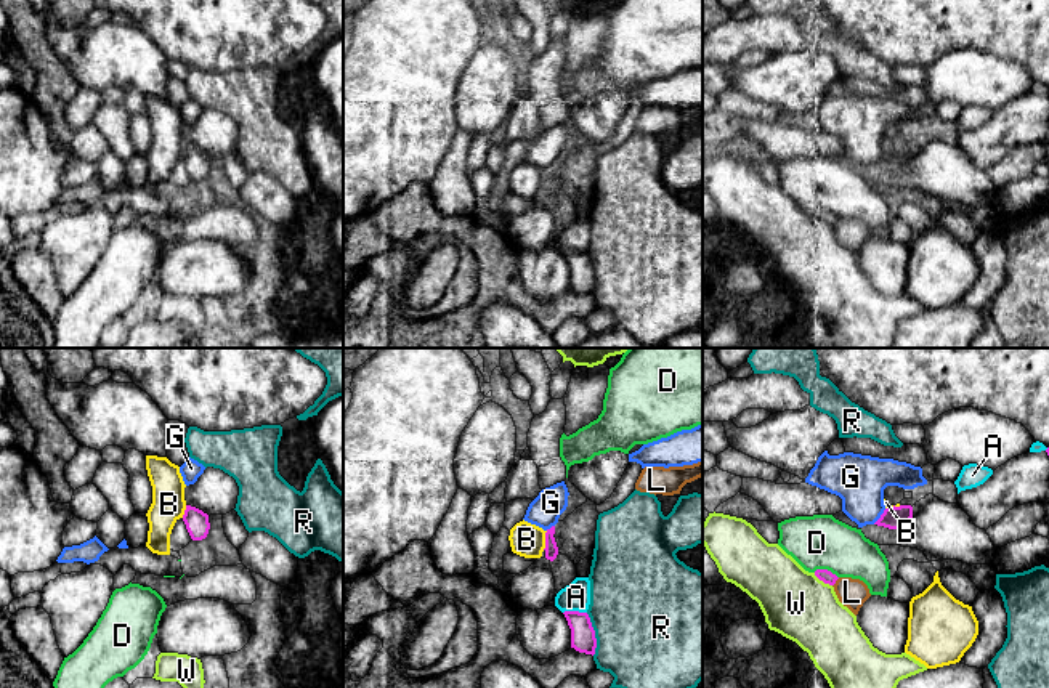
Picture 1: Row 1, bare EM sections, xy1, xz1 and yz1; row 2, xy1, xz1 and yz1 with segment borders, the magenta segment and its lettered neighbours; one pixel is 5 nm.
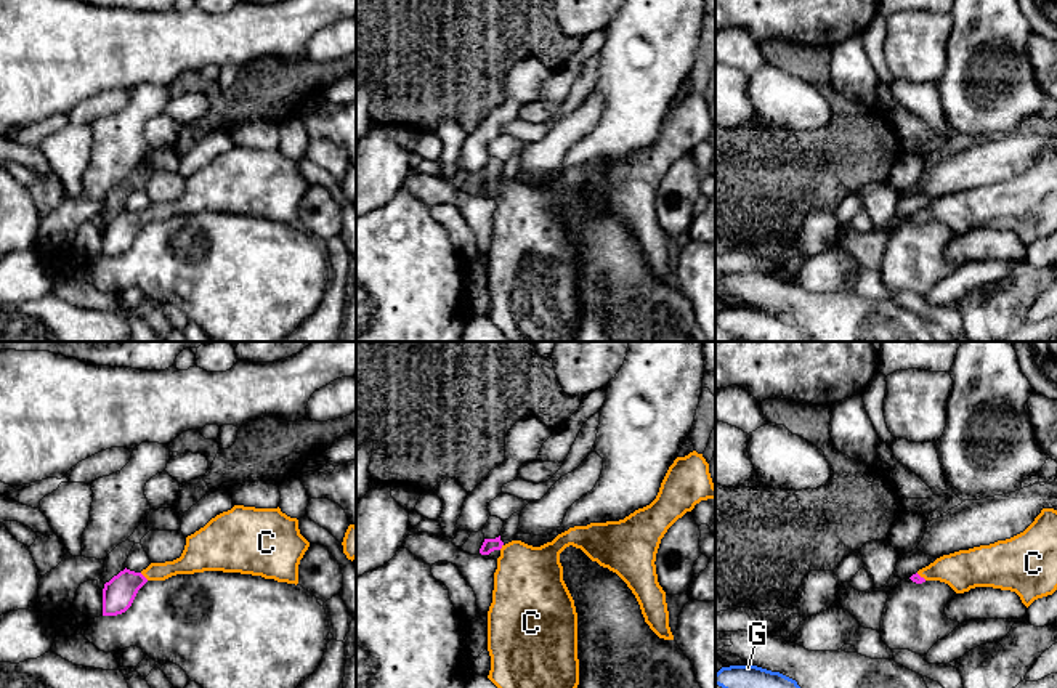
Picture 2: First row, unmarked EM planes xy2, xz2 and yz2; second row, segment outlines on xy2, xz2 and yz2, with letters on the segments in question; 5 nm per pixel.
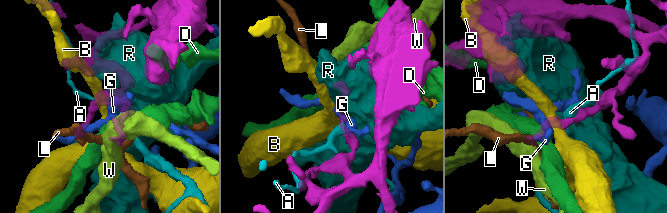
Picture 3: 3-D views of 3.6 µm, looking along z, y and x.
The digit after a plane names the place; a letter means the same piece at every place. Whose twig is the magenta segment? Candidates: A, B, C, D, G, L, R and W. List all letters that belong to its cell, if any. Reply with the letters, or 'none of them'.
C

